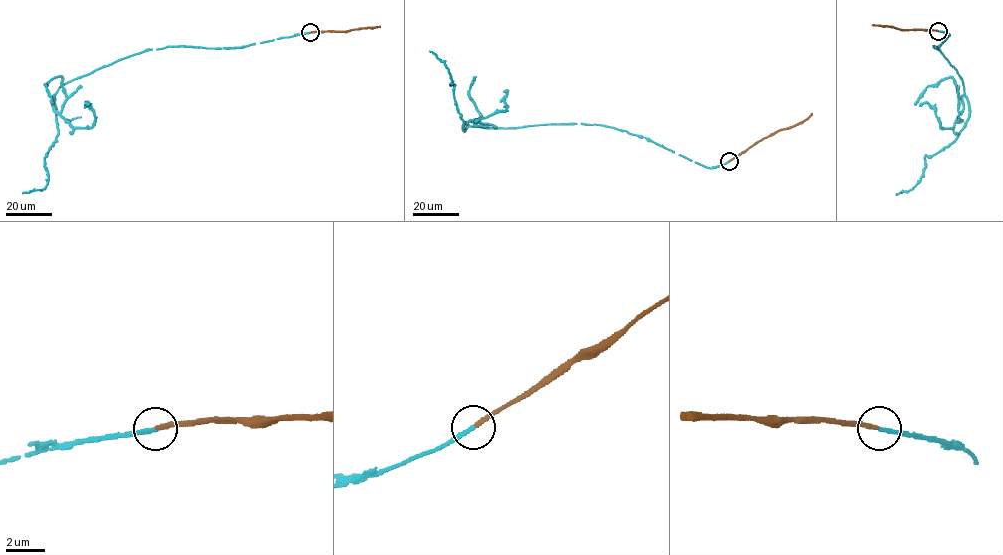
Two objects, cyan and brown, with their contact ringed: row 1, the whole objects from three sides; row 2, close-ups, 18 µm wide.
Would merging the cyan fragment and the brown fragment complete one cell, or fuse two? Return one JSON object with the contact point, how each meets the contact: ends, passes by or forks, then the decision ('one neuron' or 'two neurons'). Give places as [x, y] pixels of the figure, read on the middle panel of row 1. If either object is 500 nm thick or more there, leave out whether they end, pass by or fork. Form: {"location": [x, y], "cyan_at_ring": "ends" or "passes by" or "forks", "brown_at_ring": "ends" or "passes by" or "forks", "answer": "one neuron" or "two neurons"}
{"location": [729, 161], "cyan_at_ring": "ends", "brown_at_ring": "ends", "answer": "one neuron"}

